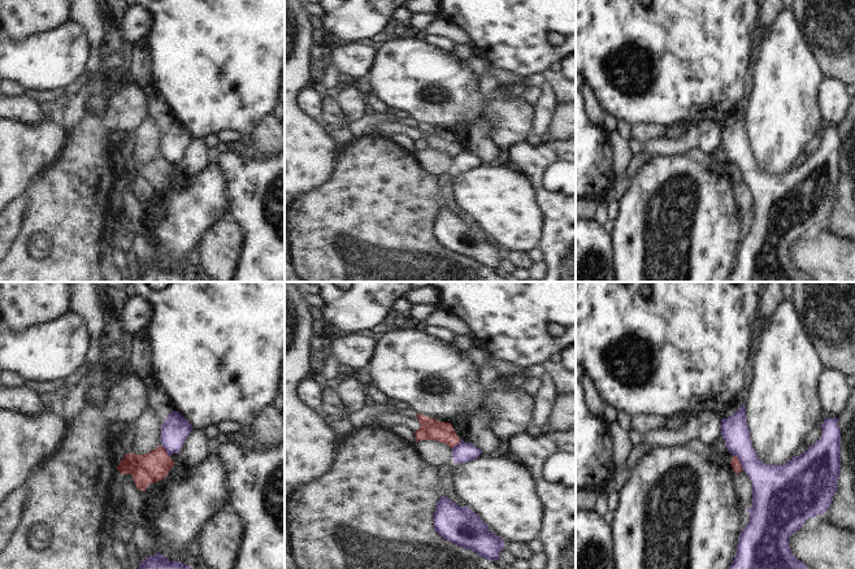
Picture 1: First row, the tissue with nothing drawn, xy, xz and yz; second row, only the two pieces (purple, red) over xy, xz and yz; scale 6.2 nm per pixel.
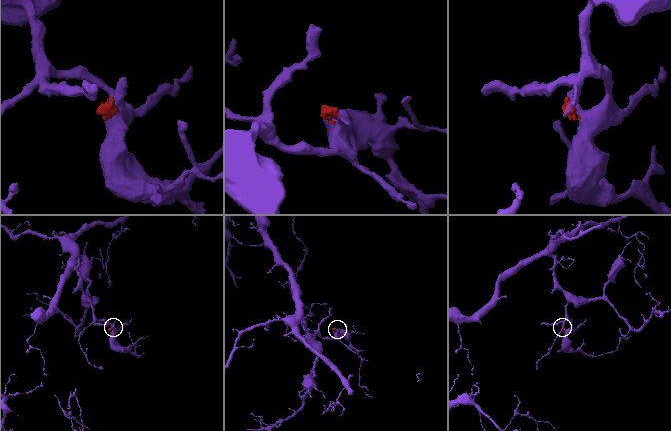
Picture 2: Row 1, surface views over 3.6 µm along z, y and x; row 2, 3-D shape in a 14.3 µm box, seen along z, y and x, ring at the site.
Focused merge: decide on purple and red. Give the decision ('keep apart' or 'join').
keep apart

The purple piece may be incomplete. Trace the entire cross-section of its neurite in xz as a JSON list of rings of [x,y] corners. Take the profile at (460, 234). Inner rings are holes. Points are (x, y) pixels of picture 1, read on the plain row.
[[[442,204],[437,213],[433,231],[434,239],[448,251],[470,259],[487,269],[499,270],[504,249],[491,242],[479,223],[469,216],[459,216]]]

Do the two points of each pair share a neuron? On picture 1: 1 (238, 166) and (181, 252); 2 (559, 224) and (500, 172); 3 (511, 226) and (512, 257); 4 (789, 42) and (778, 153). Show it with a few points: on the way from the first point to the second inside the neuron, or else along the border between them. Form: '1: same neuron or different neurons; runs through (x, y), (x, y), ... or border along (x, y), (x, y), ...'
1: different neurons; border along (216, 161), (225, 177), (228, 214)
2: different neurons; border along (525, 176), (542, 213), (542, 234)
3: different neurons; border along (504, 250), (526, 253)
4: same neuron; runs through (785, 69), (782, 116), (778, 126)

